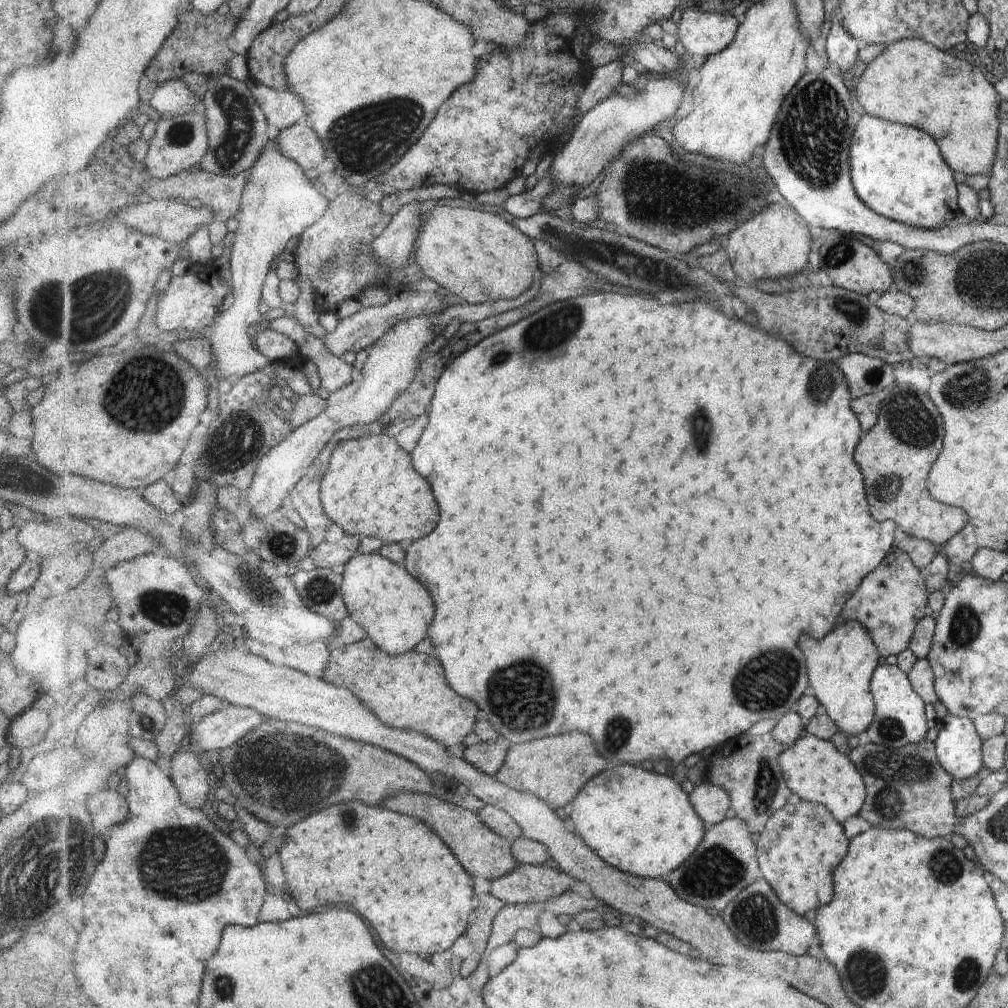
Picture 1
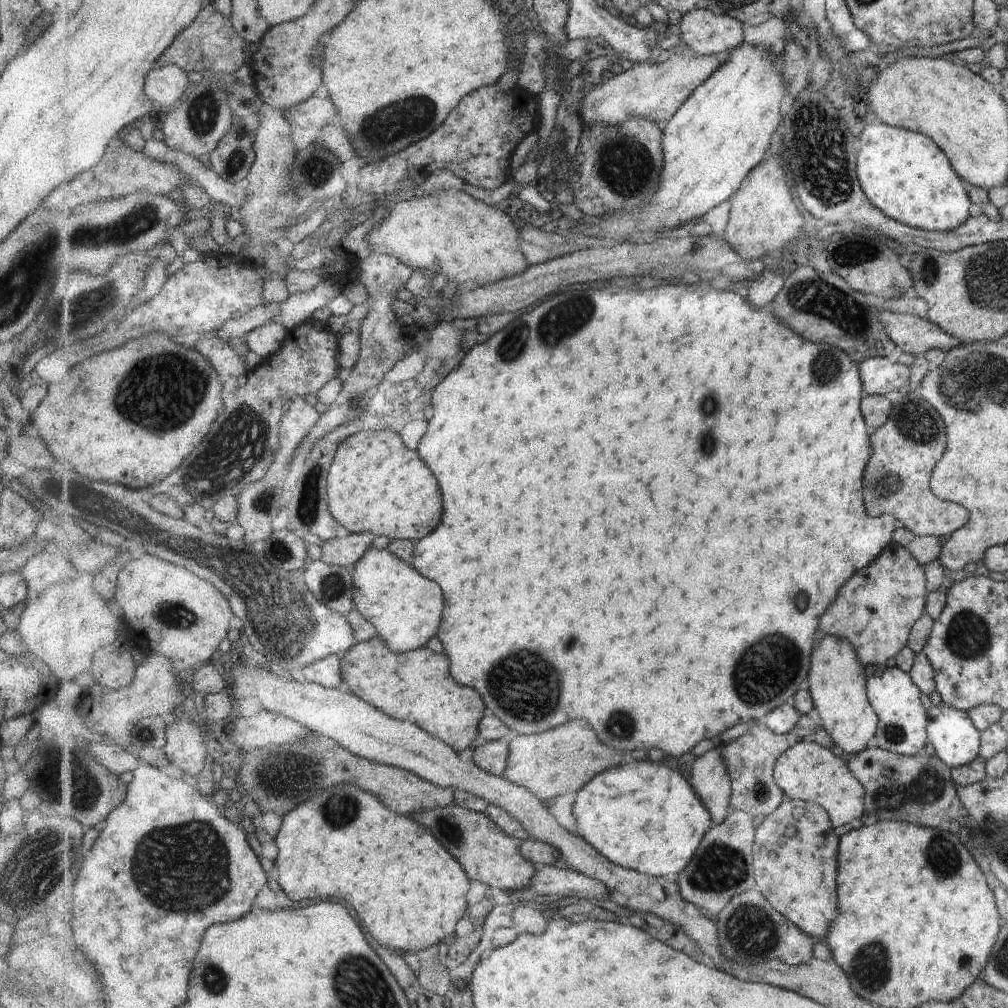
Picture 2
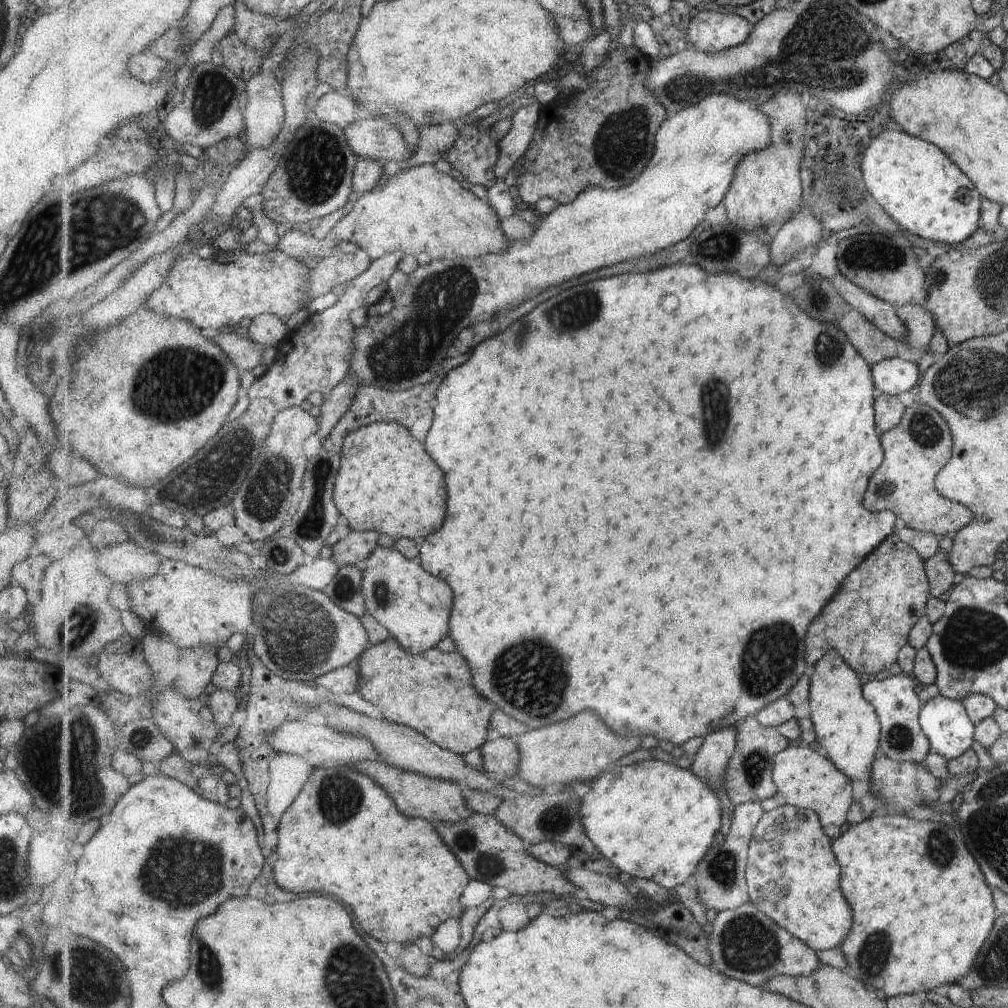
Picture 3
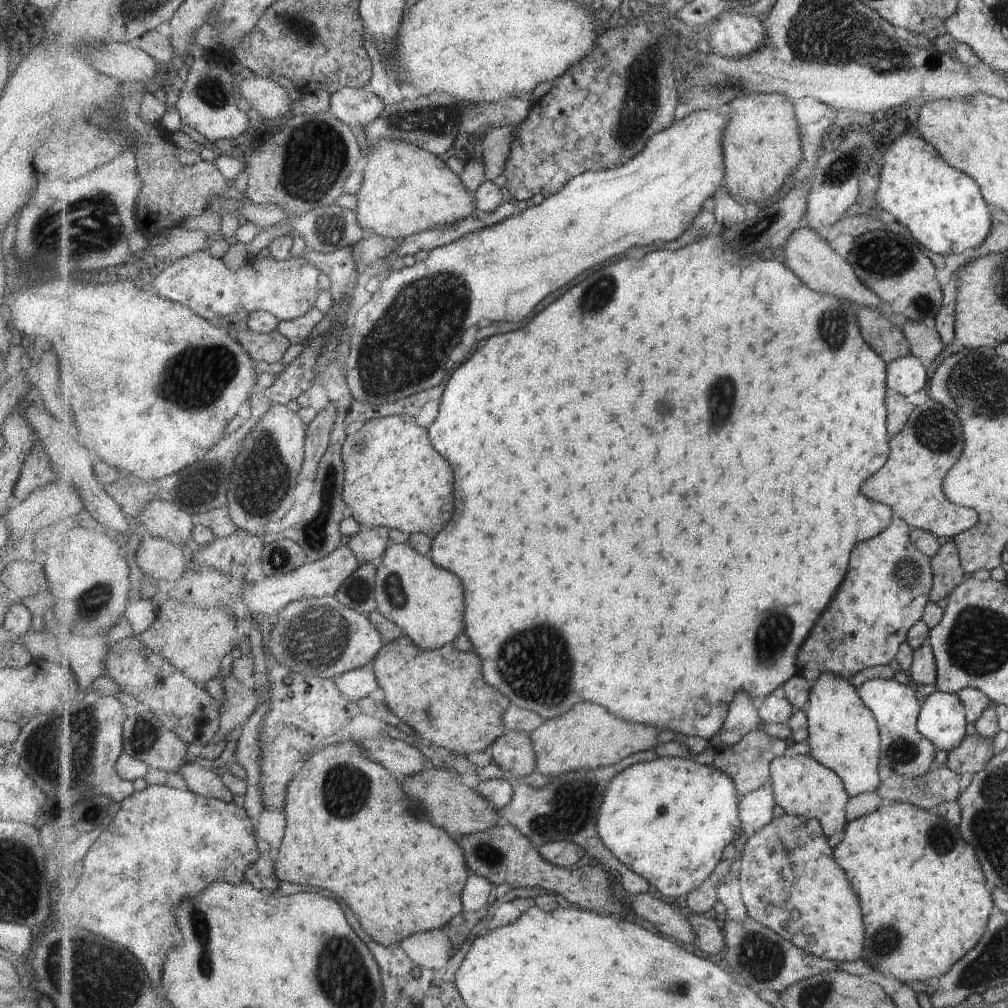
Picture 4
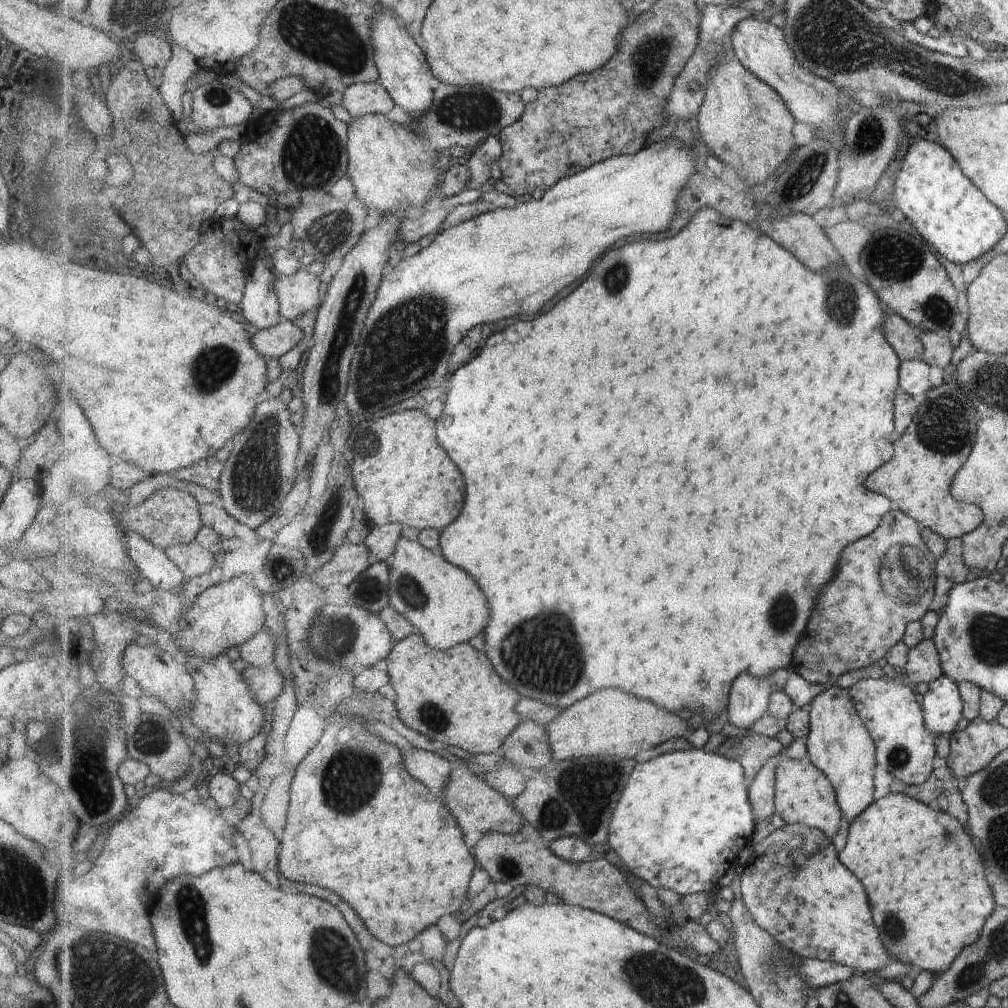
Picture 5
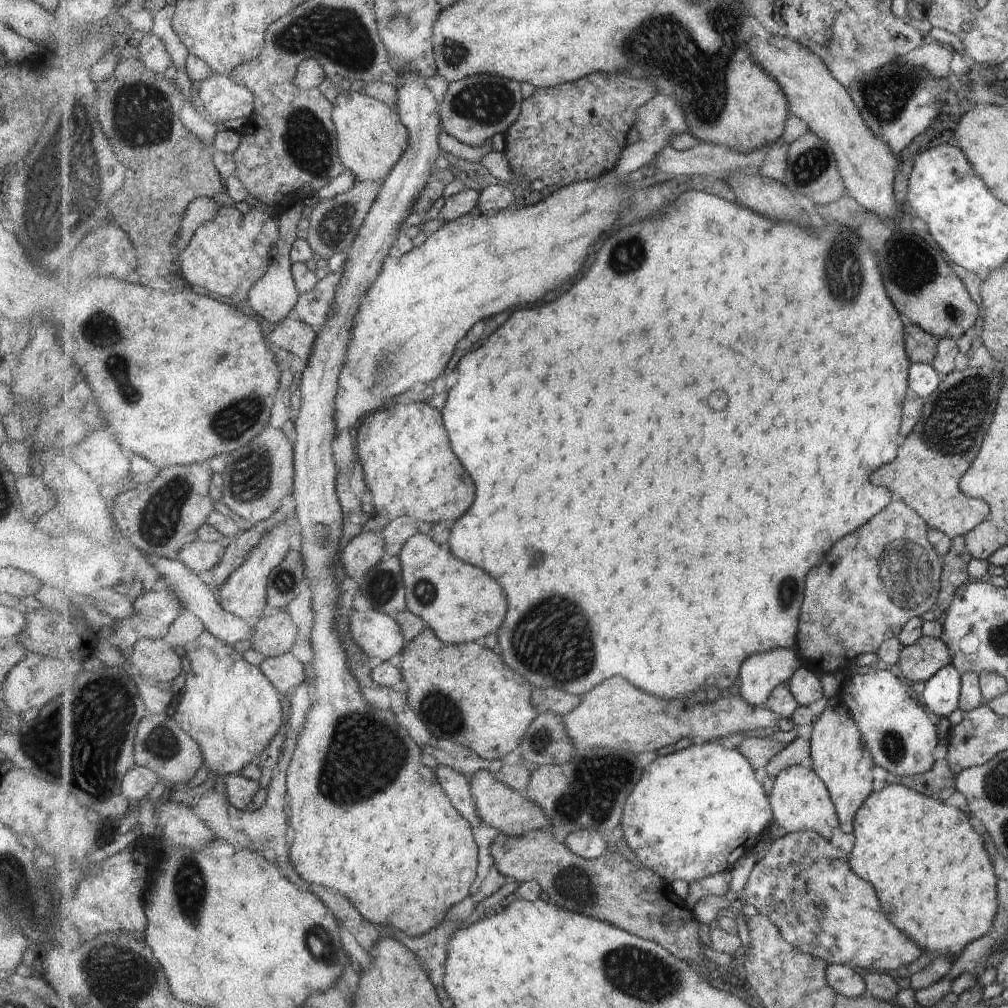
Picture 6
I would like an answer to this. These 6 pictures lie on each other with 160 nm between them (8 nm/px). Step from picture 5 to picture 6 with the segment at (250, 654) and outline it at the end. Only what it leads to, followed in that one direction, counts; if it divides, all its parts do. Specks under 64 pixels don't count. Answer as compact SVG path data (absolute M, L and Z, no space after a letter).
M279 612L271 617L263 617L254 624L250 647L263 657L280 657L290 653L299 628L287 612Z

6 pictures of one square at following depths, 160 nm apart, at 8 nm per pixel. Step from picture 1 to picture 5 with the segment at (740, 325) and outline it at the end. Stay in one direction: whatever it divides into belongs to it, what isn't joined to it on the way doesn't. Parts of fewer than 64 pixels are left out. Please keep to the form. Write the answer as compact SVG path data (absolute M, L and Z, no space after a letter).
M707 206L697 214L697 218L689 224L689 228L683 230L673 240L635 242L625 248L607 252L603 260L593 266L591 276L573 294L569 294L557 306L553 306L551 312L545 312L543 316L529 322L517 322L509 326L505 332L493 334L483 352L455 372L453 390L449 392L443 414L436 420L436 433L441 446L447 450L447 454L451 454L451 460L459 466L459 470L463 470L467 482L467 504L465 504L467 508L451 526L447 526L447 530L441 536L443 556L451 564L467 570L479 582L481 590L487 594L491 606L491 622L485 630L487 654L495 670L499 670L501 678L507 680L511 686L515 686L521 696L535 698L539 702L563 710L576 705L579 700L597 690L621 688L643 700L651 698L649 702L655 702L659 708L672 713L690 710L693 714L701 710L704 714L702 726L714 731L722 722L723 710L728 708L730 692L739 675L750 674L758 679L769 679L772 675L776 677L774 673L789 669L793 664L794 650L798 648L799 641L802 640L810 622L811 612L816 607L815 600L819 596L817 590L821 590L835 578L835 570L839 566L843 550L852 542L873 533L883 516L889 513L889 500L883 495L865 490L861 484L875 468L883 466L891 458L893 452L891 444L893 440L897 440L891 420L891 400L895 396L895 388L898 388L897 372L900 359L894 350L891 350L882 333L883 312L877 304L874 291L871 292L867 286L855 280L845 264L843 267L831 267L825 271L825 274L813 274L811 270L805 268L805 264L801 264L801 261L791 254L791 251L769 235L765 235L757 225L748 225L737 219L729 220Z

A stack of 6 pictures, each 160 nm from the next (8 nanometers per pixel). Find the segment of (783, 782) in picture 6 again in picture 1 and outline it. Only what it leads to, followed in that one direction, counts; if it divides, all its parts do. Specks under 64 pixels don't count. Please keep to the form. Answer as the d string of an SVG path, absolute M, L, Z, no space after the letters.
M804 733L778 759L788 786L801 800L824 804L840 823L861 812L866 795L863 781L851 759L833 741Z

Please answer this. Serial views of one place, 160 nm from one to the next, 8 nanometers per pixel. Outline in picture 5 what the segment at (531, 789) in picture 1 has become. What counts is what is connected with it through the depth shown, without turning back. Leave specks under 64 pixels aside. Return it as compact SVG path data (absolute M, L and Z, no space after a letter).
M601 690L599 694L566 708L544 727L548 732L555 763L599 755L637 759L651 747L659 746L671 738L686 738L689 734L686 721L676 713L665 712L659 706L633 698L621 690Z

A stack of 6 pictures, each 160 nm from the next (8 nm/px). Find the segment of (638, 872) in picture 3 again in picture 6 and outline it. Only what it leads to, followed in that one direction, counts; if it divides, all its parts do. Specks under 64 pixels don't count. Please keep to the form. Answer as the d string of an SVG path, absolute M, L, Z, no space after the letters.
M697 741L690 747L674 751L668 755L657 756L654 761L646 764L642 777L639 779L637 786L635 786L635 790L633 790L631 796L627 799L620 824L628 847L636 854L635 860L644 867L654 871L655 874L662 876L671 884L675 881L685 881L691 884L702 881L704 878L730 871L737 864L737 860L741 856L753 853L757 842L761 840L765 830L768 830L774 821L771 799L767 797L765 788L763 788L763 785L761 785L755 776L757 774L755 774L754 766L747 760L747 757L737 749L729 749L725 741L711 743Z

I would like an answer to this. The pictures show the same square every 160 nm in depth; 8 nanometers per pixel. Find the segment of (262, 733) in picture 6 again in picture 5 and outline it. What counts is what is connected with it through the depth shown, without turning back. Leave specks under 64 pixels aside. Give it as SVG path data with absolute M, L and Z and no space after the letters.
M195 652L187 653L185 666L193 677L198 701L189 713L188 722L197 726L203 736L213 740L221 739L226 747L234 752L239 743L255 736L263 726L263 708L250 692L248 681L242 672L233 668L233 661L227 653L214 659L202 659Z

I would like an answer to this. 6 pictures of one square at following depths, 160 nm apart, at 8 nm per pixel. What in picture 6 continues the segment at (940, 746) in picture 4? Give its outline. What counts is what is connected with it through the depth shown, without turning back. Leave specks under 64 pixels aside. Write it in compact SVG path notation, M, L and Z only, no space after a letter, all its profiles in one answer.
M947 665L924 682L921 700L927 713L932 713L937 718L947 718L958 708L959 693L960 672Z

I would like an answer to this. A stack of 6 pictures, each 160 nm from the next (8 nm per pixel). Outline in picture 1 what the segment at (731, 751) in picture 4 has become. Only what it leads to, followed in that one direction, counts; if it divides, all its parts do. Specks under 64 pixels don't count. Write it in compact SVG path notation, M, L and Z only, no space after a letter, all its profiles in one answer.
M771 732L765 735L749 735L749 738L743 735L737 742L743 740L747 740L748 744L737 746L737 750L731 755L722 756L718 750L710 757L707 778L730 794L735 816L743 819L753 834L761 834L769 818L789 804L789 796L793 793L783 776L778 759L787 746L780 743Z

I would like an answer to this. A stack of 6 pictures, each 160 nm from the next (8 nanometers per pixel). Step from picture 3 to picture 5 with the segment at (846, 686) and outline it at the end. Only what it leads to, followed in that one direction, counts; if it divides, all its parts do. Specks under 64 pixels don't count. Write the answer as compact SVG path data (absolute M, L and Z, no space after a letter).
M837 685L828 687L815 697L809 713L810 731L806 745L810 761L830 778L838 794L842 813L851 822L871 802L871 770L876 765L873 742L857 716L850 692L846 688Z

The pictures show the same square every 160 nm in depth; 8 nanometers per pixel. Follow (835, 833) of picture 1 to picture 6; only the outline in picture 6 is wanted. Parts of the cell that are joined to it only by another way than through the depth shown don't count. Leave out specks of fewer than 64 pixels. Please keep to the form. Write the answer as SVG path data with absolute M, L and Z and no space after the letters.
M787 832L784 837L774 839L765 856L755 863L744 889L747 902L750 905L755 906L759 914L767 915L767 918L770 918L771 922L779 927L783 938L787 940L789 944L796 946L806 955L811 955L828 962L829 965L837 963L840 965L850 966L851 968L855 968L855 966L857 966L857 968L865 968L865 970L869 970L869 972L881 971L884 973L890 973L891 971L892 973L902 973L903 966L907 966L909 962L913 962L920 955L920 948L917 948L911 940L907 940L901 932L897 932L897 930L893 928L893 924L891 924L891 922L881 914L881 908L879 908L879 902L877 902L877 898L875 898L873 888L871 888L865 880L859 880L858 875L851 870L850 854L847 854L843 849L836 847L831 840L826 839L818 832Z

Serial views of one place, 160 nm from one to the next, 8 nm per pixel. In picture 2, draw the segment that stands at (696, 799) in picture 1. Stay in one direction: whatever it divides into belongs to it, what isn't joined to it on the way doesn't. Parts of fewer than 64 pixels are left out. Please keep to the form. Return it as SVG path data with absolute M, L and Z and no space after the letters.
M721 746L696 758L691 767L690 783L709 810L713 824L721 824L730 814L727 808L732 797L732 778L722 757Z

